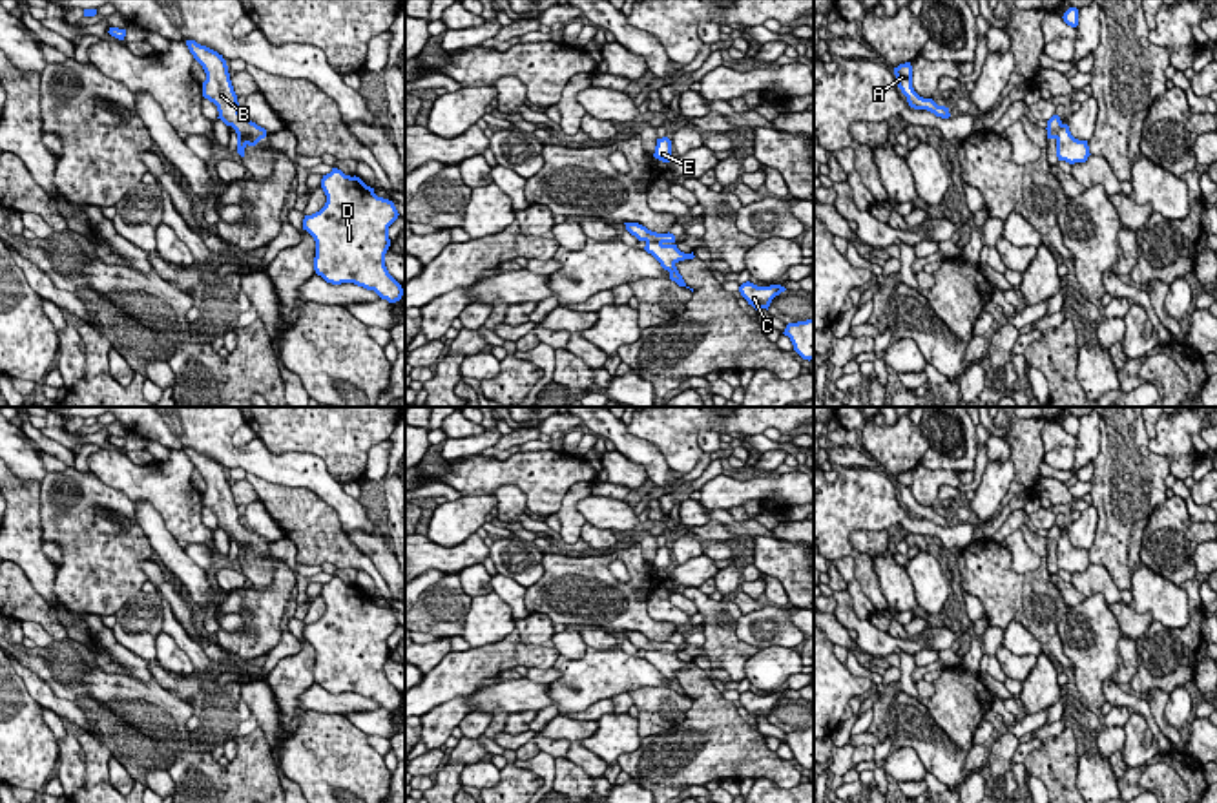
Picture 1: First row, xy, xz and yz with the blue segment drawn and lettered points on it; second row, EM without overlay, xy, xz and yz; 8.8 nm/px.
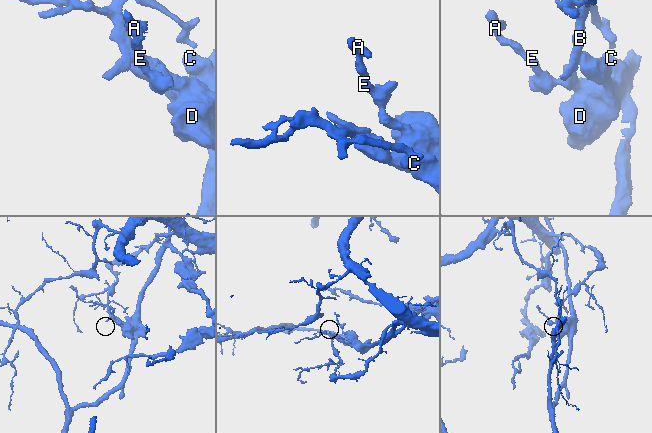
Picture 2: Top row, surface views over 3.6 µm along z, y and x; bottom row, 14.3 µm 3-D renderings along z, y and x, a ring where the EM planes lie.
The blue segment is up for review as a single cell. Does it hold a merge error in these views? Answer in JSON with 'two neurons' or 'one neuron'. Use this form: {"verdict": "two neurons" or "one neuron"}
{"verdict": "two neurons"}

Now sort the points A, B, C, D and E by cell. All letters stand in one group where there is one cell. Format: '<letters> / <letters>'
A C D E / B

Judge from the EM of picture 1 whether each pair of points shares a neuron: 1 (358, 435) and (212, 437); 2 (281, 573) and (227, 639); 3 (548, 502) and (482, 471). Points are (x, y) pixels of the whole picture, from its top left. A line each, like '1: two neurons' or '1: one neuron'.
1: two neurons
2: one neuron
3: one neuron

